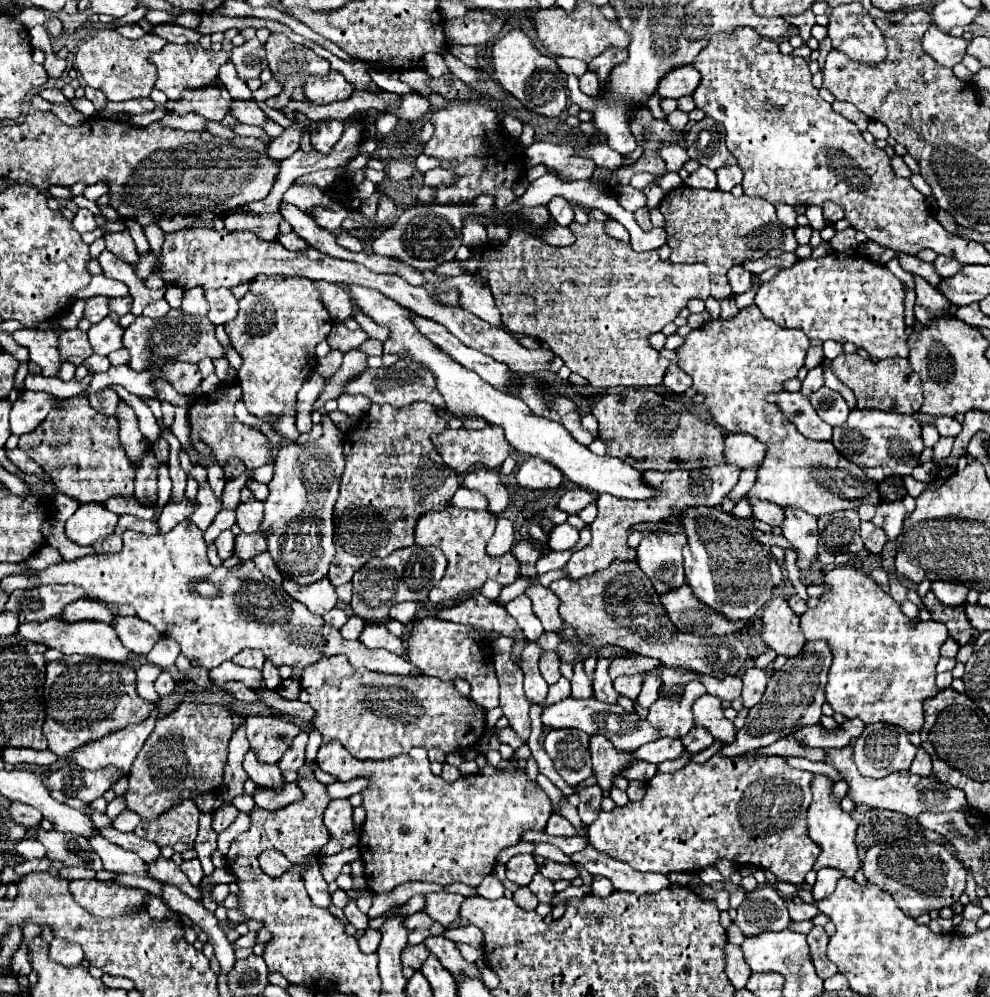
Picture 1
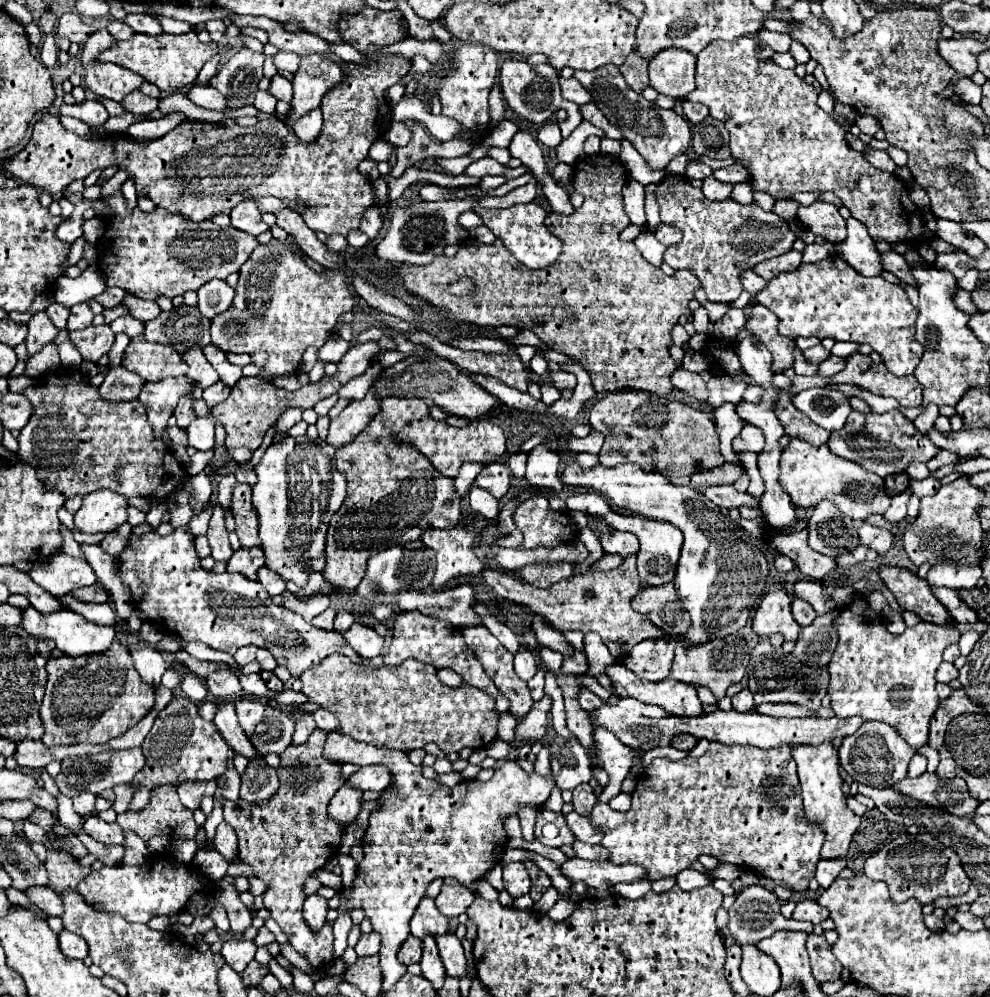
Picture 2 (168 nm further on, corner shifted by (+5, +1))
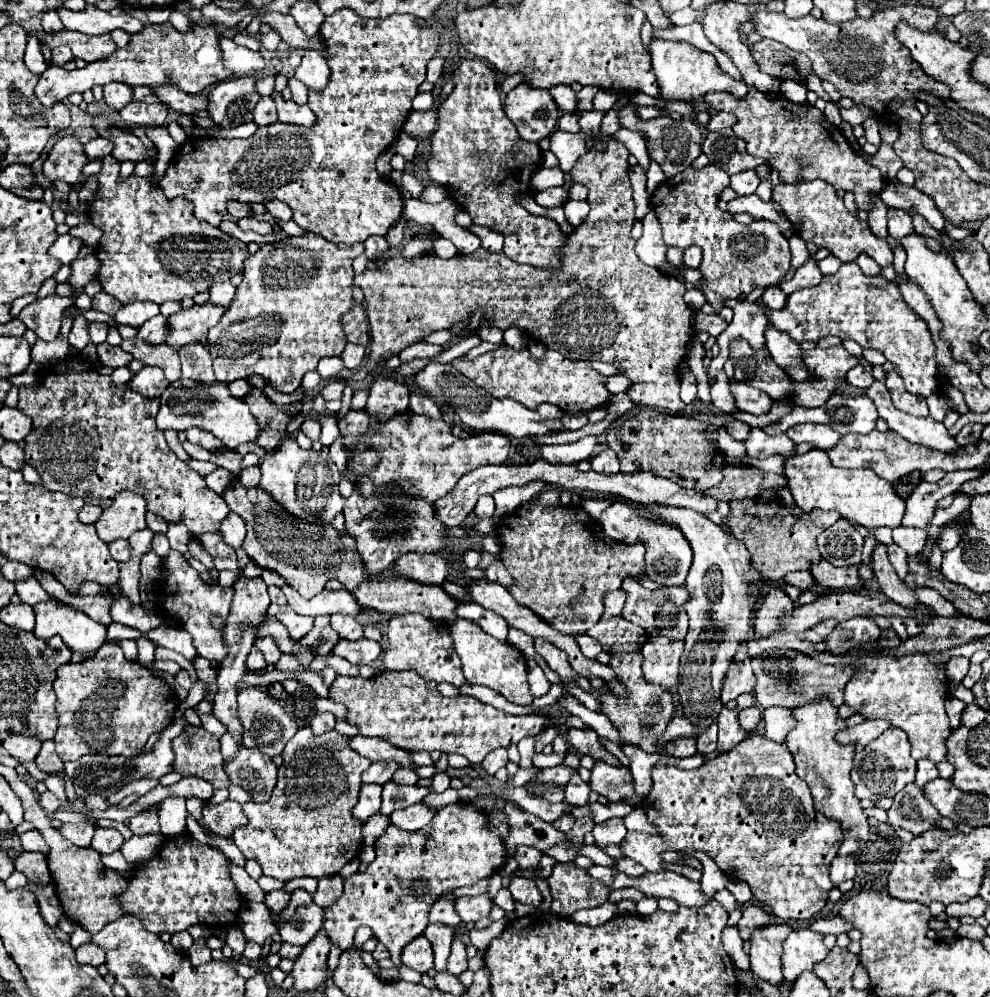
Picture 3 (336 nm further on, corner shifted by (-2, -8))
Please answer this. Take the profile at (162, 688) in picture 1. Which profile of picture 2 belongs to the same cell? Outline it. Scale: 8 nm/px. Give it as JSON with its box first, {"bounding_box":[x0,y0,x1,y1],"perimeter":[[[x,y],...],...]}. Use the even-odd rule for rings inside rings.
{"bounding_box":[160,668,180,690],"perimeter":[[[168,668],[166,672],[164,672],[164,676],[162,676],[162,680],[160,680],[160,684],[162,686],[166,686],[166,688],[170,688],[170,690],[178,690],[178,686],[180,686],[180,674],[178,672],[174,672],[172,668]]]}

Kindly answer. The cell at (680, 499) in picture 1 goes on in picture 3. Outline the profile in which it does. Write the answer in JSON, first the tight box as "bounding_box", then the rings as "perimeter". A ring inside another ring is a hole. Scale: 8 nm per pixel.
{"bounding_box":[711,465,787,499],"perimeter":[[[727,465],[723,469],[723,481],[711,489],[711,497],[715,499],[745,499],[745,497],[759,497],[761,491],[779,491],[787,487],[785,475],[775,473],[763,473],[755,467],[731,467]]]}

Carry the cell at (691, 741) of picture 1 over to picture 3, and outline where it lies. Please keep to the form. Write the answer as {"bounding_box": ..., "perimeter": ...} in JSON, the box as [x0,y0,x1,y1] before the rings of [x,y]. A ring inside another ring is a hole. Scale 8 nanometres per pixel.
{"bounding_box":[663,737,695,757],"perimeter":[[[679,737],[679,741],[669,741],[663,751],[673,757],[691,757],[695,755],[695,739],[693,737]]]}

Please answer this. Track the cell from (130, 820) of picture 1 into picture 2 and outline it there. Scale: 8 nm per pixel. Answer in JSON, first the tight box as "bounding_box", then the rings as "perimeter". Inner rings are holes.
{"bounding_box":[113,784,132,814],"perimeter":[[[120,784],[120,786],[114,786],[113,791],[116,795],[114,810],[116,810],[116,814],[122,814],[128,810],[128,803],[132,799],[132,788],[130,788],[130,784]]]}

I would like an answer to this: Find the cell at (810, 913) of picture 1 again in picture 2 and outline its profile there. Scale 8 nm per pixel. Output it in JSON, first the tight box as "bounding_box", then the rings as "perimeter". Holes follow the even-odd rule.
{"bounding_box":[792,900,828,924],"perimeter":[[[802,900],[796,904],[792,918],[794,920],[806,920],[812,924],[820,924],[824,918],[828,918],[828,910],[822,908],[816,900]]]}

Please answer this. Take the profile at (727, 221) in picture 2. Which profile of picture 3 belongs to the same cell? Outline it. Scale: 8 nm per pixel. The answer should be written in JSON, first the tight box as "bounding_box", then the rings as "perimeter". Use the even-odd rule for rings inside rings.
{"bounding_box":[651,163,791,313],"perimeter":[[[711,163],[703,169],[687,167],[683,173],[665,179],[651,195],[651,207],[661,223],[665,245],[679,249],[687,249],[691,245],[701,247],[701,291],[705,293],[707,301],[715,307],[715,313],[721,311],[723,297],[737,299],[739,295],[749,295],[755,287],[771,287],[791,267],[789,241],[779,233],[775,223],[753,221],[749,225],[741,225],[733,219],[731,213],[725,213],[717,207],[721,190],[730,184],[730,176],[725,175],[727,173],[723,173],[723,169],[717,169]]]}

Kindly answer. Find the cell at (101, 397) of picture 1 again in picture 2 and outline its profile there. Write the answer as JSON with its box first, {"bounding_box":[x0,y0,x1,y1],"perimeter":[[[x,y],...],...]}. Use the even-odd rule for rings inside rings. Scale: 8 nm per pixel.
{"bounding_box":[98,368,144,402],"perimeter":[[[112,368],[104,382],[98,386],[98,392],[104,400],[108,402],[124,402],[124,400],[134,400],[140,394],[144,380],[126,370],[126,368]]]}

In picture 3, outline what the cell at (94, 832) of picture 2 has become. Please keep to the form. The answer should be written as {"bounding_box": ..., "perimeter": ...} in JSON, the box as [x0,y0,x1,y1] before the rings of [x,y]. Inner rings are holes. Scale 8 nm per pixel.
{"bounding_box":[91,827,123,855],"perimeter":[[[99,827],[99,829],[95,831],[93,843],[91,843],[91,847],[93,847],[95,851],[99,851],[101,855],[119,851],[121,845],[123,845],[123,837],[121,837],[121,833],[115,831],[115,829],[105,829],[105,827]]]}

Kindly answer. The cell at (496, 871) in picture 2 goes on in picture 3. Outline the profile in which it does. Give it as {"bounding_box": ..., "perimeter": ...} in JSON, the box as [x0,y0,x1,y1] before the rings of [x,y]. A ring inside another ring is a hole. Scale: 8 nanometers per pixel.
{"bounding_box":[493,889,515,917],"perimeter":[[[501,889],[501,891],[498,891],[497,895],[495,895],[495,899],[493,899],[493,901],[495,901],[495,905],[497,905],[497,907],[501,907],[501,909],[505,911],[505,915],[507,915],[507,917],[509,917],[509,915],[513,915],[513,911],[515,911],[515,909],[513,909],[513,905],[515,905],[515,903],[513,903],[513,897],[510,891],[507,891],[507,889]]]}

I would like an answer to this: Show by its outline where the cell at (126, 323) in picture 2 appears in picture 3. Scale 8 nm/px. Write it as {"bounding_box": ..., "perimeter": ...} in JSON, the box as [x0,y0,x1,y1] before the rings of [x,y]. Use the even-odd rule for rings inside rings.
{"bounding_box":[139,313,167,343],"perimeter":[[[161,313],[153,319],[149,319],[145,325],[139,327],[139,337],[151,343],[163,343],[167,337],[167,317]]]}

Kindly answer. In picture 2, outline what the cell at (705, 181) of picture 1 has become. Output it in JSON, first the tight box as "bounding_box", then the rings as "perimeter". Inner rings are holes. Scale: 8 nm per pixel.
{"bounding_box":[702,176,732,200],"perimeter":[[[708,176],[702,180],[702,192],[708,200],[724,200],[732,192],[732,184],[722,184],[714,180],[714,176]]]}

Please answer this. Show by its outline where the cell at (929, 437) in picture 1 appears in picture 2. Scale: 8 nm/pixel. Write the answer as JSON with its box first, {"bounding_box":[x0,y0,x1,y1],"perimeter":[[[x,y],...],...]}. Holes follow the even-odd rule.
{"bounding_box":[914,404,938,434],"perimeter":[[[928,404],[926,410],[924,410],[916,420],[914,420],[914,426],[918,428],[918,432],[928,434],[928,428],[934,426],[934,420],[936,420],[936,418],[938,418],[938,406]]]}

